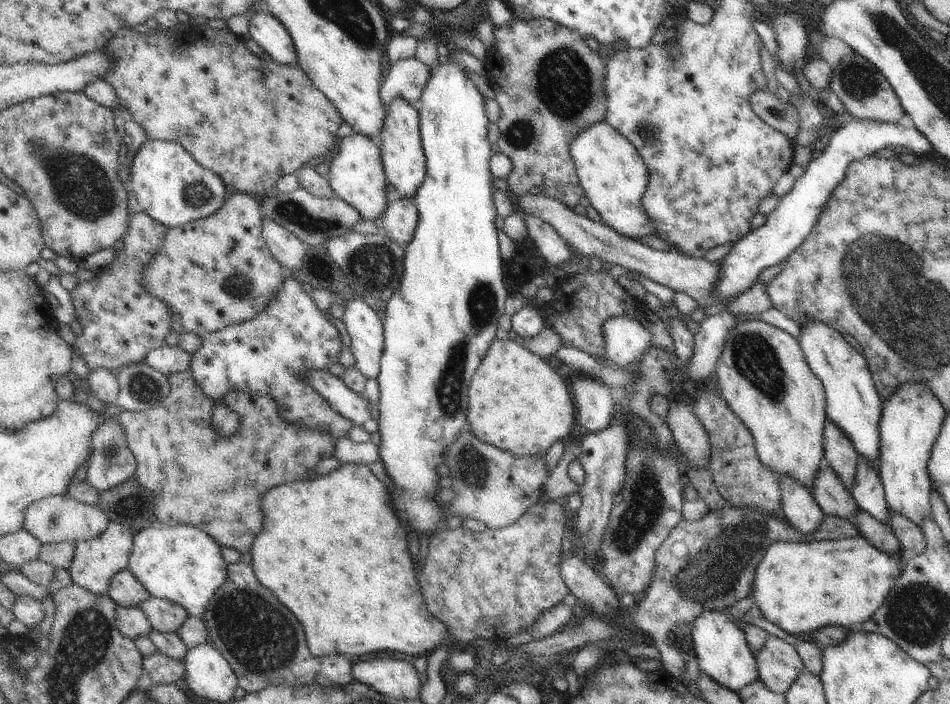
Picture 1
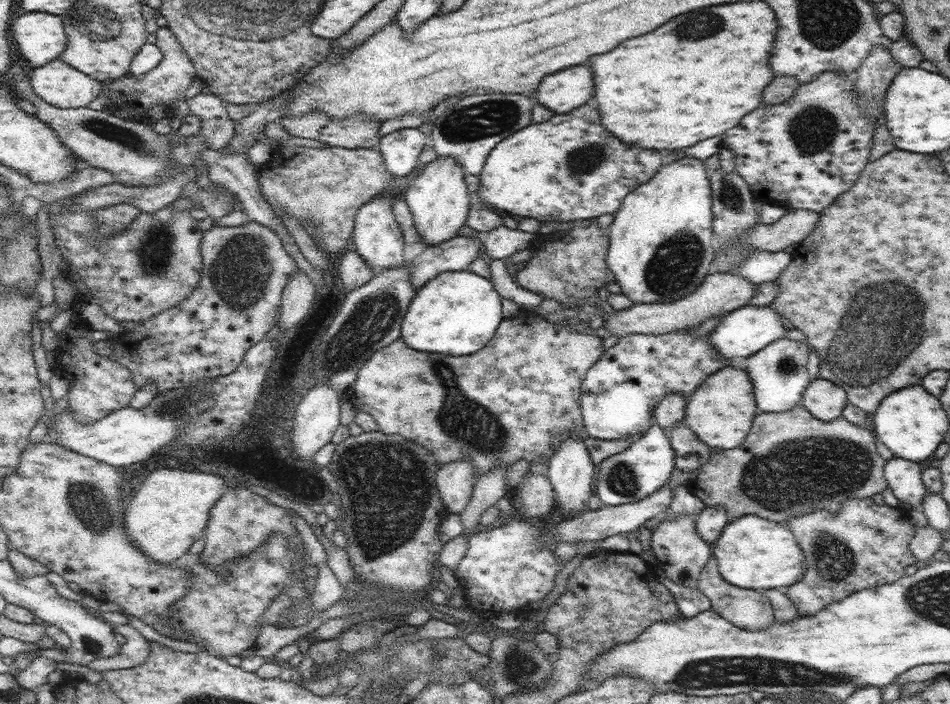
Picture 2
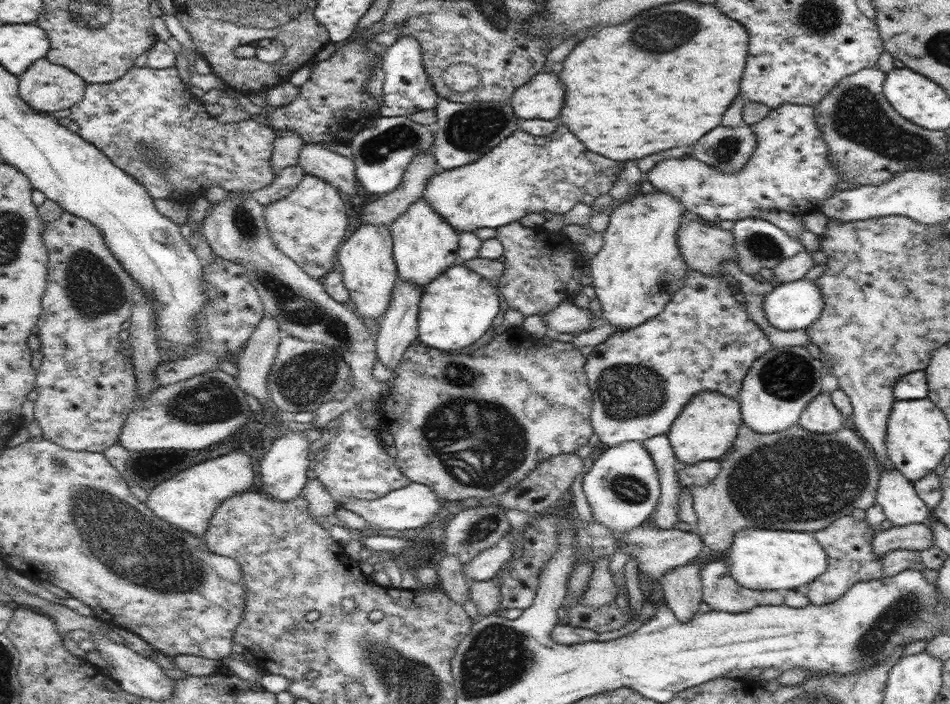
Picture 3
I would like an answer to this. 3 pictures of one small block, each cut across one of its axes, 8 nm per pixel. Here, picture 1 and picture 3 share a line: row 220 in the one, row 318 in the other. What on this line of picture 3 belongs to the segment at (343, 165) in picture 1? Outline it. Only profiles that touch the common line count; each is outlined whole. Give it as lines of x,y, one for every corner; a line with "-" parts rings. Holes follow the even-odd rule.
358,225
337,252
344,286
350,293
351,301
356,304
358,313
366,318
380,320
392,300
395,282
399,278
390,231
386,225

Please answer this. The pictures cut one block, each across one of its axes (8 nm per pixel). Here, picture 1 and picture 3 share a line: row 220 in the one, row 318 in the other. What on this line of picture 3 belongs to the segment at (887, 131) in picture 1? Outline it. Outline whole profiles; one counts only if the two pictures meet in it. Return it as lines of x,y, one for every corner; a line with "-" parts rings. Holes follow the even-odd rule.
800,279
776,284
764,298
763,310
770,324
780,330
808,328
824,308
815,281

